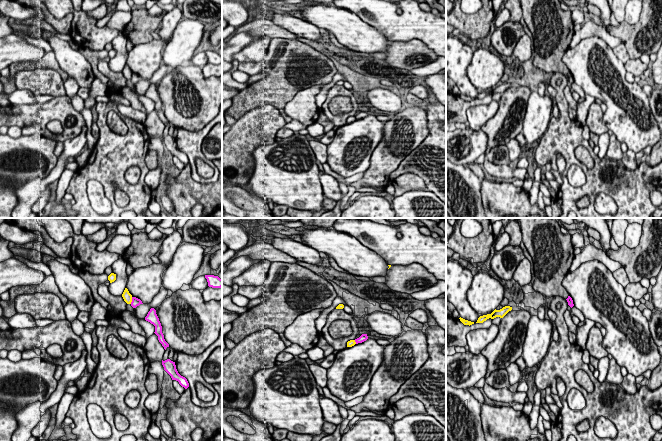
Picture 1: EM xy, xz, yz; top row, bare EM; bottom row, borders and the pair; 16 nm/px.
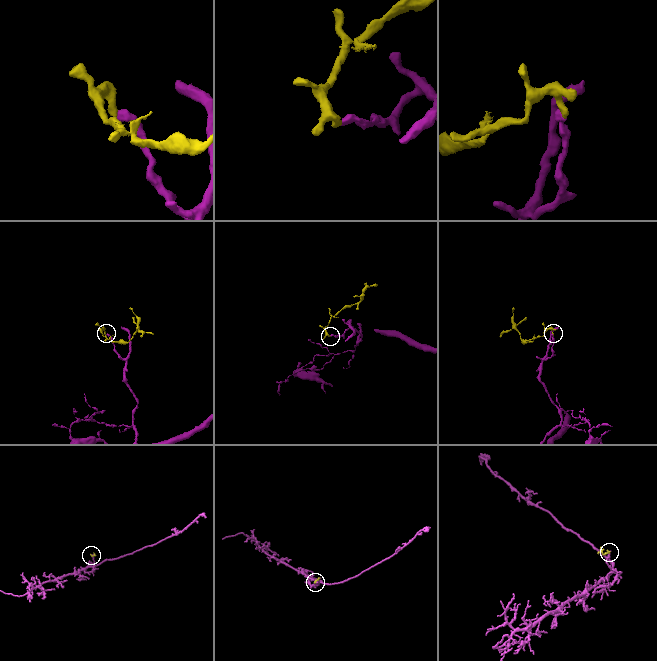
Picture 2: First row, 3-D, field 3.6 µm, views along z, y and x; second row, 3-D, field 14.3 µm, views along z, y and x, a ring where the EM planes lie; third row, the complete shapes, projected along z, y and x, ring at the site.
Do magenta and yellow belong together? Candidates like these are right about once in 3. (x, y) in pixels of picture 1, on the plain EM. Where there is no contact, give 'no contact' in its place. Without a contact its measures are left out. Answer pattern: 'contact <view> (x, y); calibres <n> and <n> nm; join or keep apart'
contact xy (132, 76); calibres 130 and 140 nm; keep apart

